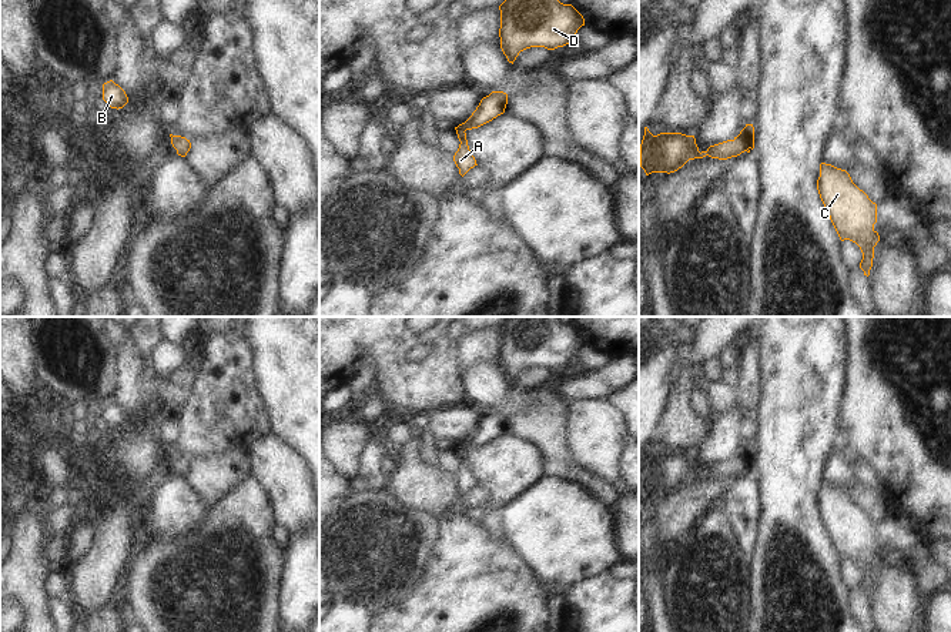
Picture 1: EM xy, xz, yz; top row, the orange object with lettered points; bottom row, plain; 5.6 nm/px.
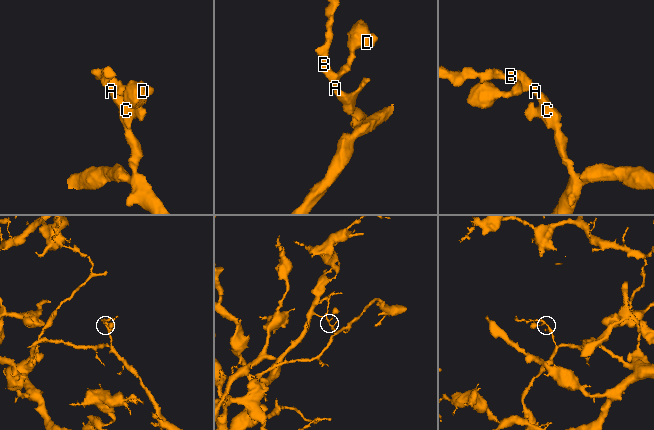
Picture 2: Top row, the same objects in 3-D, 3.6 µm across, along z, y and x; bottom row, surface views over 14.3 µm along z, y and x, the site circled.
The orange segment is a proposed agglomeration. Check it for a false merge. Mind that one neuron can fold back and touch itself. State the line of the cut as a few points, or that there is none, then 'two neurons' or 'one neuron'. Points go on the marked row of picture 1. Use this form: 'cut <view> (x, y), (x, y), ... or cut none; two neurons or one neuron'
cut none; one neuron

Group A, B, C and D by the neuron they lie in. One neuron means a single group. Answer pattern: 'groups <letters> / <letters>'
groups A B C D

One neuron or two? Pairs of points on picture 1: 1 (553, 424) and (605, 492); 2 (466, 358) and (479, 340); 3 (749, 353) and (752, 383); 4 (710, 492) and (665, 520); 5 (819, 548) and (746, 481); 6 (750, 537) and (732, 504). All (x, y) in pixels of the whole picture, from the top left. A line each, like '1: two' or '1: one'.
1: one
2: one
3: one
4: one
5: two
6: one

